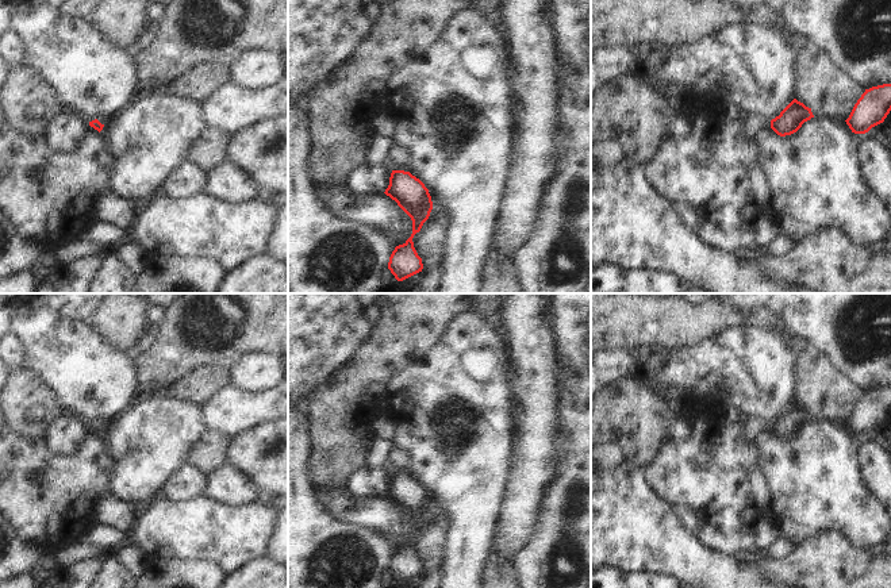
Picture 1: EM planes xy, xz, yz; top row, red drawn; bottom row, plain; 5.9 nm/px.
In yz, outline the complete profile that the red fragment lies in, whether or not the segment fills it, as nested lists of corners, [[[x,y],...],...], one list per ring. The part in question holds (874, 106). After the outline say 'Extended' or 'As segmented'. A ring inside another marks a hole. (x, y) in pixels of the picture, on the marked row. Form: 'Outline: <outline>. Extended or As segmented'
Outline: [[[891,84],[865,89],[845,120],[852,132],[865,134],[884,122],[891,111]]]. As segmented

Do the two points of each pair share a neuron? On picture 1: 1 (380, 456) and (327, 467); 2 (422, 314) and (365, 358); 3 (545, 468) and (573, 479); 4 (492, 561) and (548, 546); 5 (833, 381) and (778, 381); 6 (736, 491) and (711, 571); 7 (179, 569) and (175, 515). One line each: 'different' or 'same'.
1: different
2: same
3: different
4: different
5: different
6: different
7: different

